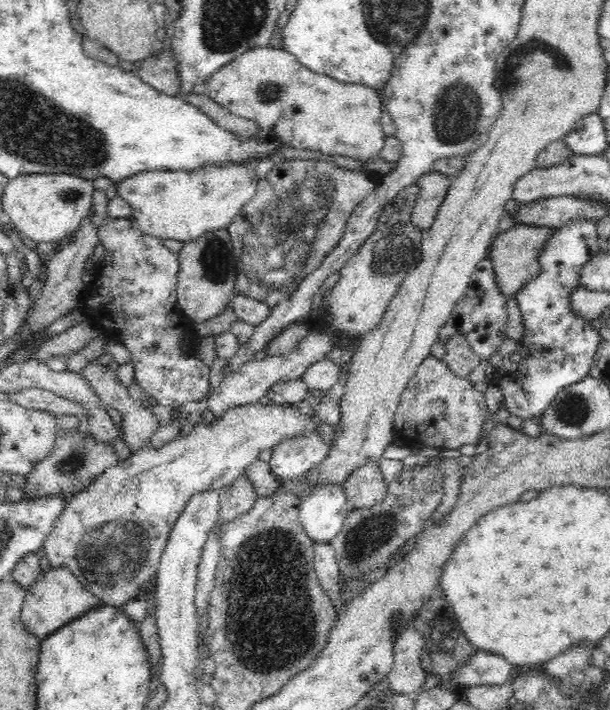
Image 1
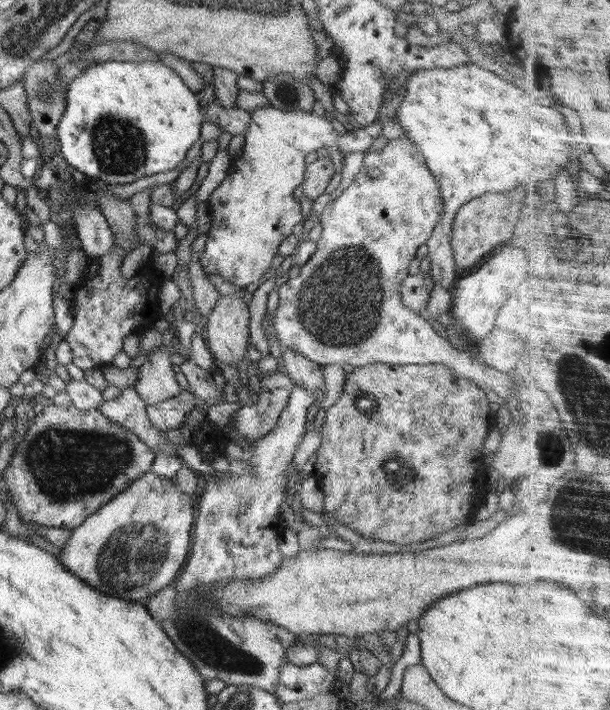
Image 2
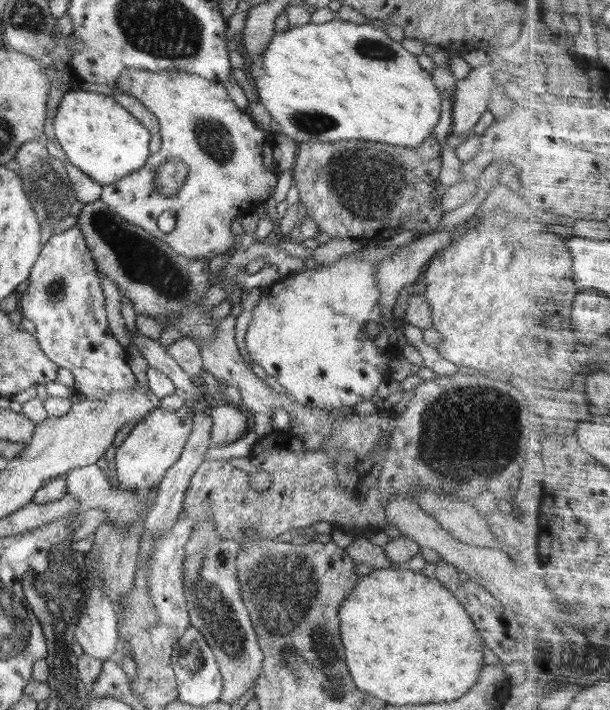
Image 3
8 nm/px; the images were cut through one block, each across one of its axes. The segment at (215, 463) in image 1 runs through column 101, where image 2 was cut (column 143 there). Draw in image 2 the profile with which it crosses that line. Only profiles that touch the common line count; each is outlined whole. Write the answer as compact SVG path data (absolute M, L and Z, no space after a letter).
M148 470L148 472L144 472L142 476L136 478L124 492L120 492L120 494L114 496L112 500L101 506L94 514L84 519L84 522L80 526L71 529L71 535L68 541L66 541L66 545L60 548L58 560L65 570L68 570L72 575L76 575L79 580L82 580L95 590L113 598L132 600L133 602L144 604L150 596L156 595L156 592L173 583L186 565L186 557L189 556L190 544L192 544L192 541L190 541L190 530L194 526L194 508L192 506L193 503L190 496L180 490L180 486L178 486L175 479L164 480L164 478L156 476L152 470Z

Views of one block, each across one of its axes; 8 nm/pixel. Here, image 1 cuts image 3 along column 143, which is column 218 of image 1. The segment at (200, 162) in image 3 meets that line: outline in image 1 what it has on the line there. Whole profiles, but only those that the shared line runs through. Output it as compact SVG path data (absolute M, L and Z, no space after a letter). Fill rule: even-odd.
M270 45L251 48L219 68L205 83L208 85L206 93L217 104L236 116L256 122L260 129L268 129L288 147L320 151L324 155L350 157L358 161L380 158L382 144L385 142L380 123L383 106L380 91L362 84L339 82L334 77L312 72L284 48ZM256 164L202 166L198 170L142 170L136 176L114 182L117 194L133 207L133 219L142 233L185 243L206 232L229 229L234 218L257 191Z

